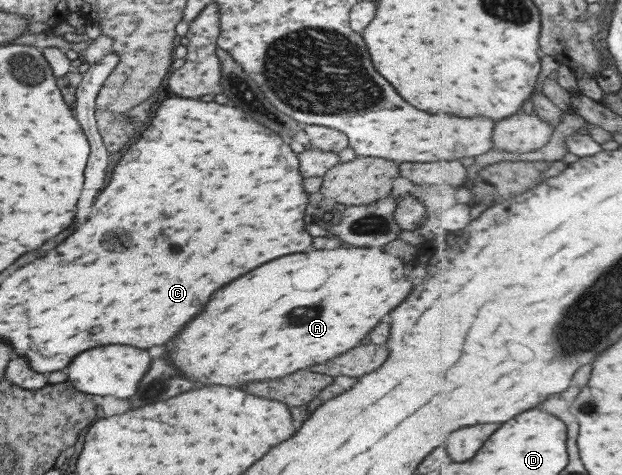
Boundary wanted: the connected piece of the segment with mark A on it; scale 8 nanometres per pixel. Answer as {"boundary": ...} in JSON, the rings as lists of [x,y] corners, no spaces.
{"boundary":[[[343,246],[343,248],[335,248],[335,250],[313,250],[309,254],[301,252],[301,254],[287,254],[283,258],[277,258],[273,262],[265,262],[263,266],[257,266],[255,270],[243,274],[241,278],[235,278],[233,282],[221,286],[221,290],[215,290],[215,294],[209,296],[209,302],[203,306],[201,314],[197,314],[191,322],[185,324],[185,328],[171,340],[171,346],[167,346],[167,358],[169,362],[173,362],[173,366],[189,380],[199,380],[201,384],[221,384],[221,386],[229,386],[237,388],[245,382],[253,382],[253,380],[271,380],[271,378],[283,378],[295,370],[313,366],[317,362],[325,362],[329,358],[339,356],[341,352],[353,348],[359,344],[359,340],[363,336],[367,336],[367,332],[379,322],[381,316],[385,316],[387,312],[391,312],[403,298],[405,294],[409,294],[411,284],[405,280],[405,268],[403,264],[393,258],[391,254],[385,254],[377,247],[355,247]]]}

